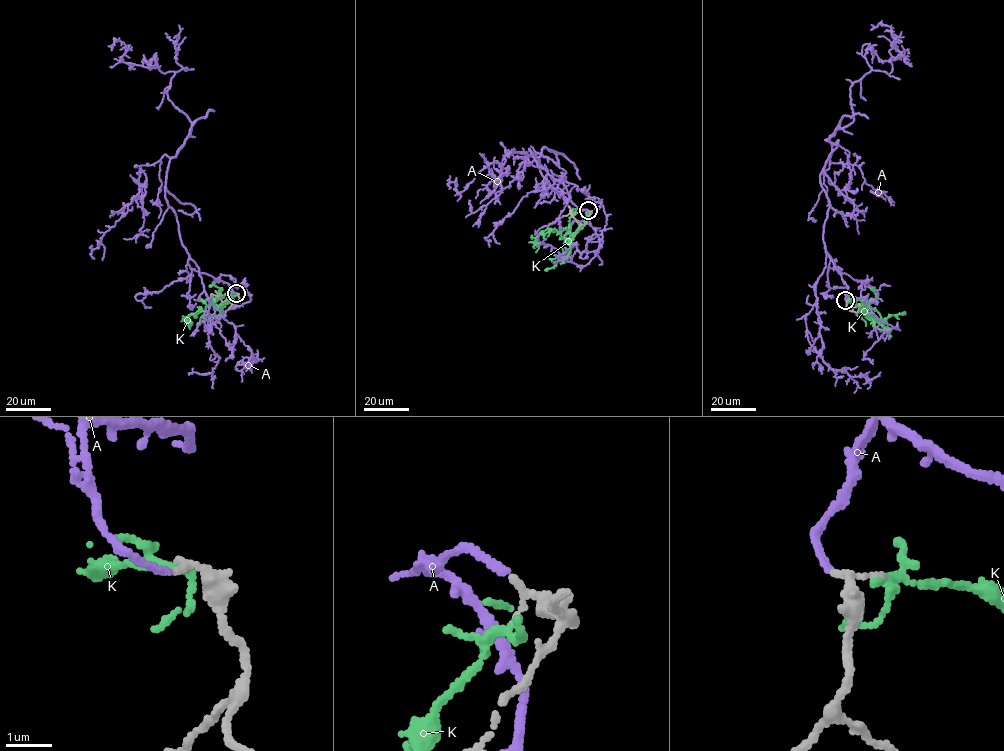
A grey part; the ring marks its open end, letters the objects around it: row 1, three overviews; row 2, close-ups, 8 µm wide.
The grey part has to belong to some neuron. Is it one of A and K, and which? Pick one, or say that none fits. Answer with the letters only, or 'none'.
A

